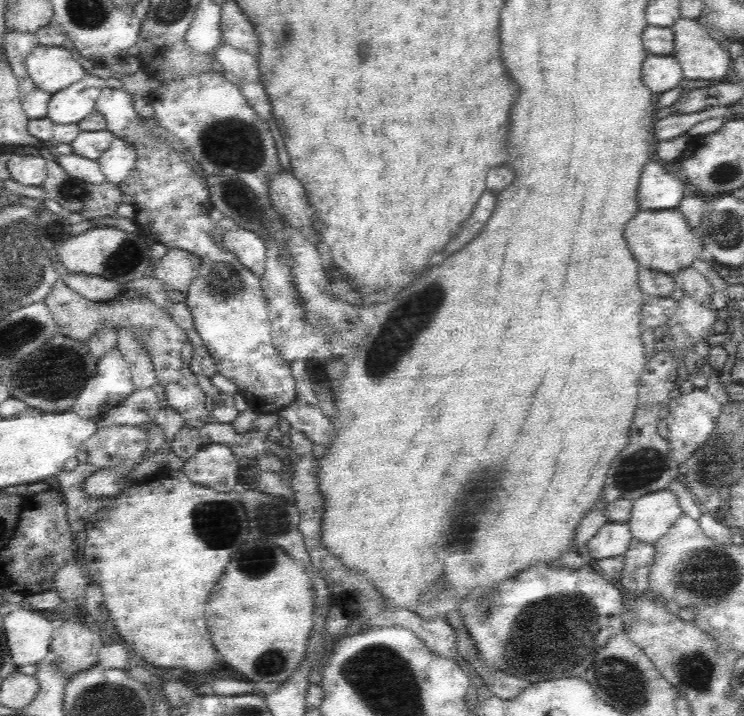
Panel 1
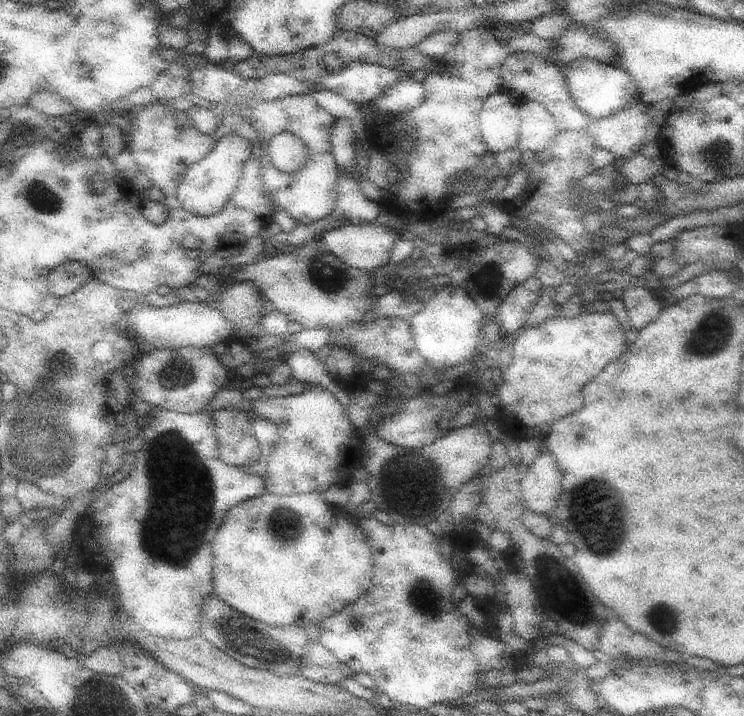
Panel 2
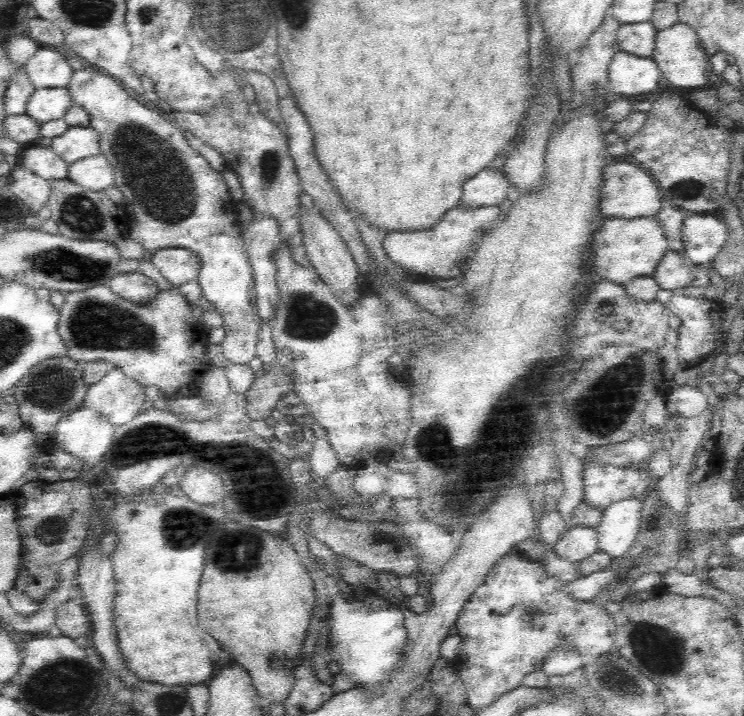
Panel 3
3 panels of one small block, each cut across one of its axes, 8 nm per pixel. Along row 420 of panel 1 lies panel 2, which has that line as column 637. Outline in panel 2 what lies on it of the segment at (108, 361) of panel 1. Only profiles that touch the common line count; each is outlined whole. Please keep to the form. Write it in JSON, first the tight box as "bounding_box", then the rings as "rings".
{"bounding_box":[560,57,638,122],"rings":[[[582,57],[568,65],[560,66],[569,94],[577,109],[595,122],[619,111],[629,100],[638,99],[636,85],[628,72],[616,65]]]}

